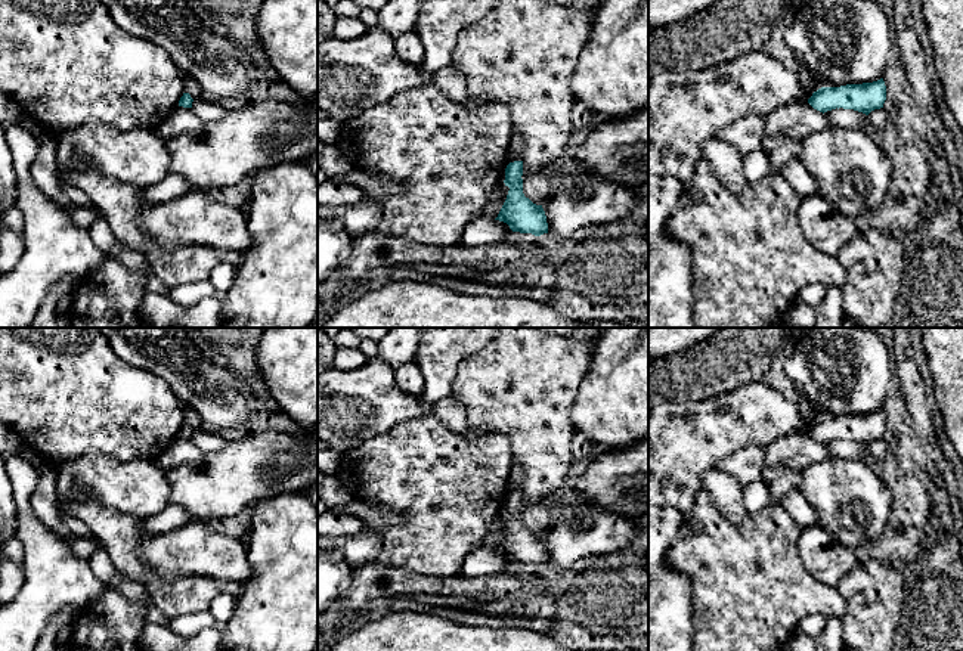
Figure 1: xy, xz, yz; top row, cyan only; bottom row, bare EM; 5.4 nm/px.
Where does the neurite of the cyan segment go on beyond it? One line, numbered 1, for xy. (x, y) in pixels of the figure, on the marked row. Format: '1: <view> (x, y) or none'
1: none

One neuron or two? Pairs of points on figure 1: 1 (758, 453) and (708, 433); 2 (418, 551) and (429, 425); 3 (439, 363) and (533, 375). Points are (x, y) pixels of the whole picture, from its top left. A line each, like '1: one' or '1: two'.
1: two
2: one
3: two

